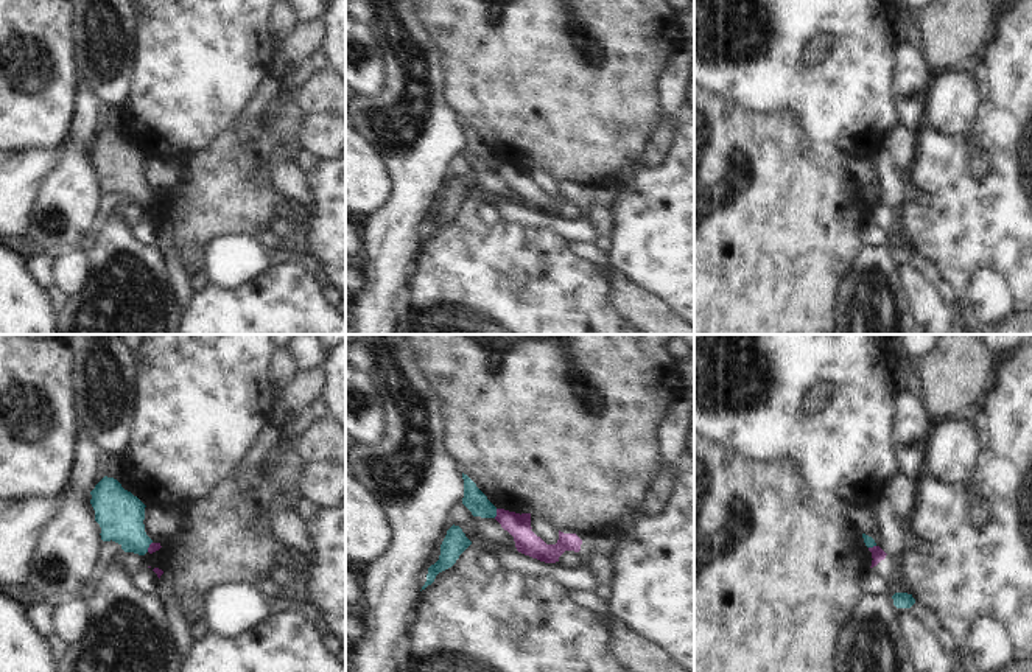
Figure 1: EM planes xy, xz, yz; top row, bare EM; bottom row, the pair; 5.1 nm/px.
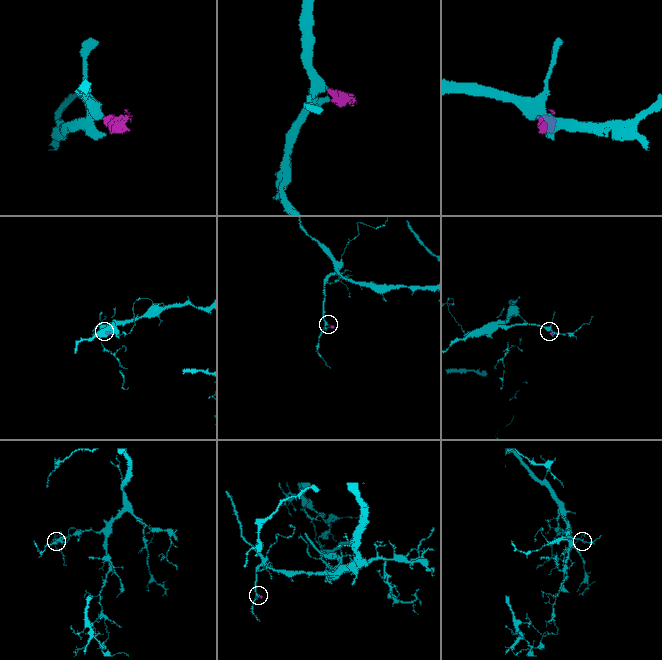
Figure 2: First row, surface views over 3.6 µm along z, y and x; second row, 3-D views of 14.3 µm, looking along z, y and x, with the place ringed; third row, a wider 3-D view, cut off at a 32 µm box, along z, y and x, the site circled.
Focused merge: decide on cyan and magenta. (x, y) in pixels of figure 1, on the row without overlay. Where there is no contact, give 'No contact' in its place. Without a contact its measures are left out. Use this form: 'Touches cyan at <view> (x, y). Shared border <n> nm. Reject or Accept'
Touches cyan at xz (495, 165). Shared border 50 nm. Reject.

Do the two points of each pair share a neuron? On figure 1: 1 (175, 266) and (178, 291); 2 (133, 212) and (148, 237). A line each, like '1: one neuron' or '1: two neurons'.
1: one neuron
2: two neurons

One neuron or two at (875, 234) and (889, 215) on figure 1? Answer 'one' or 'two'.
two

